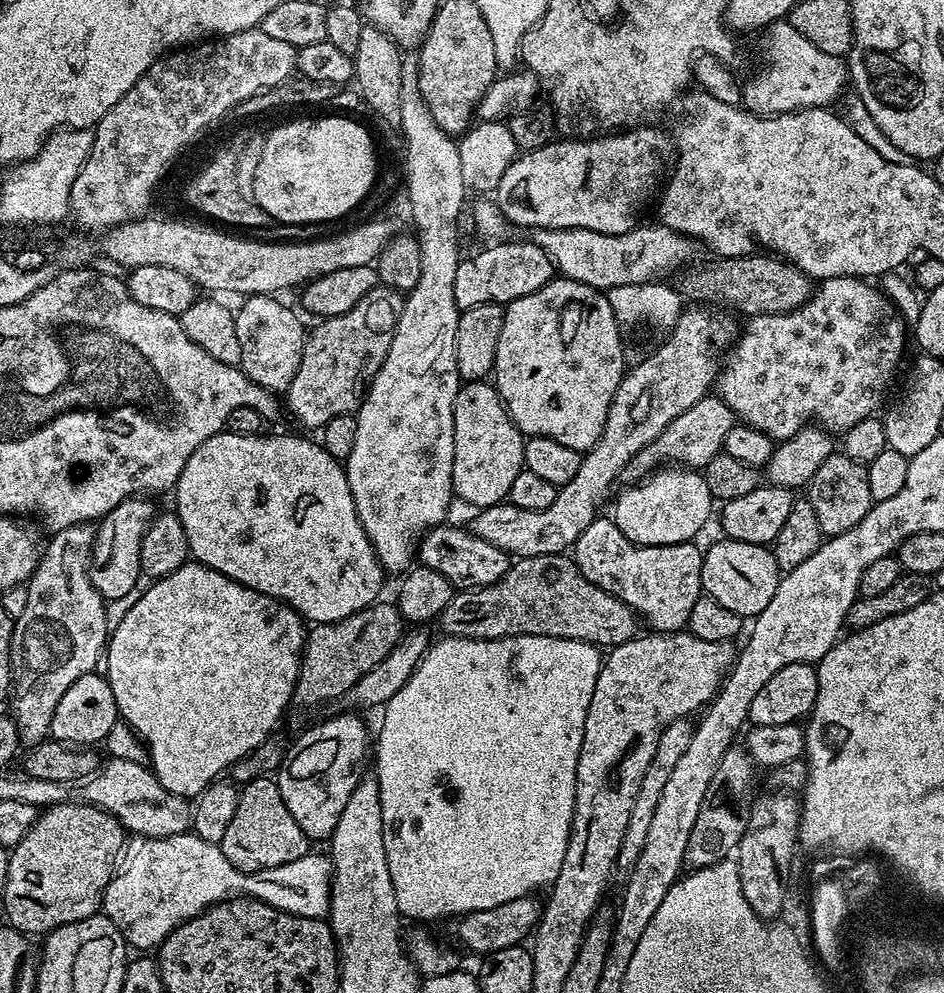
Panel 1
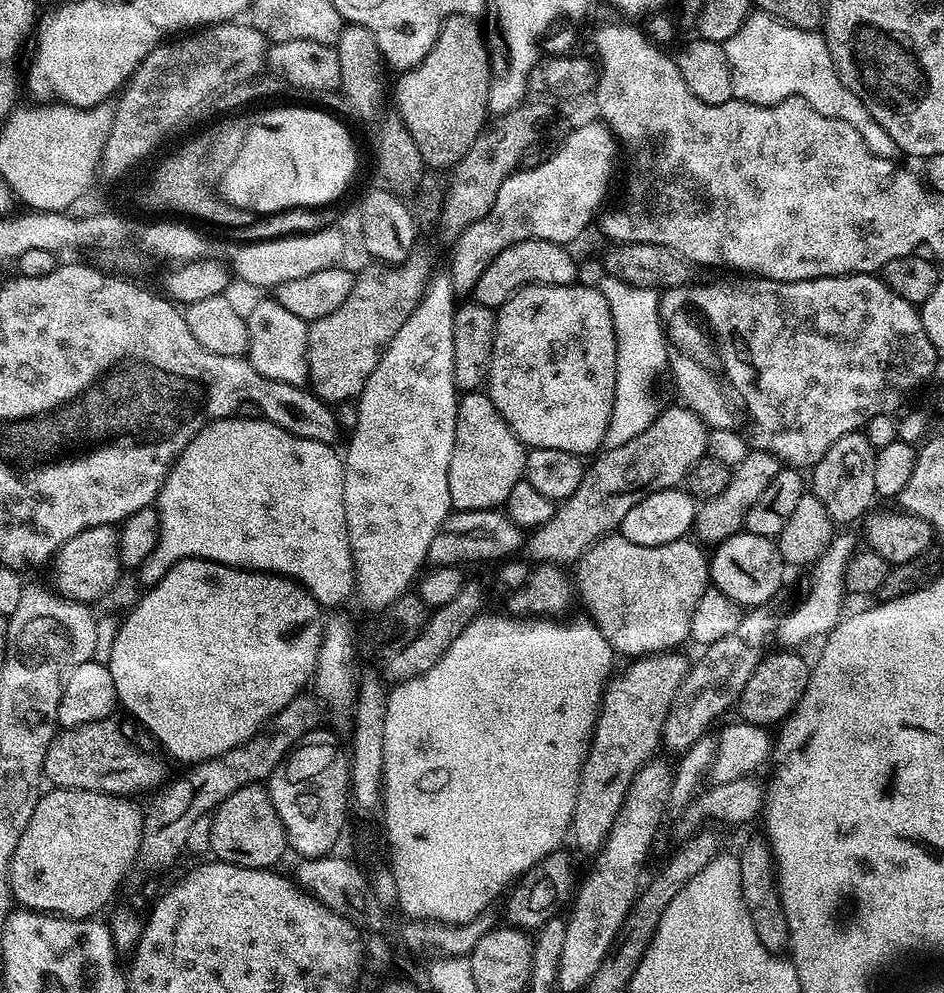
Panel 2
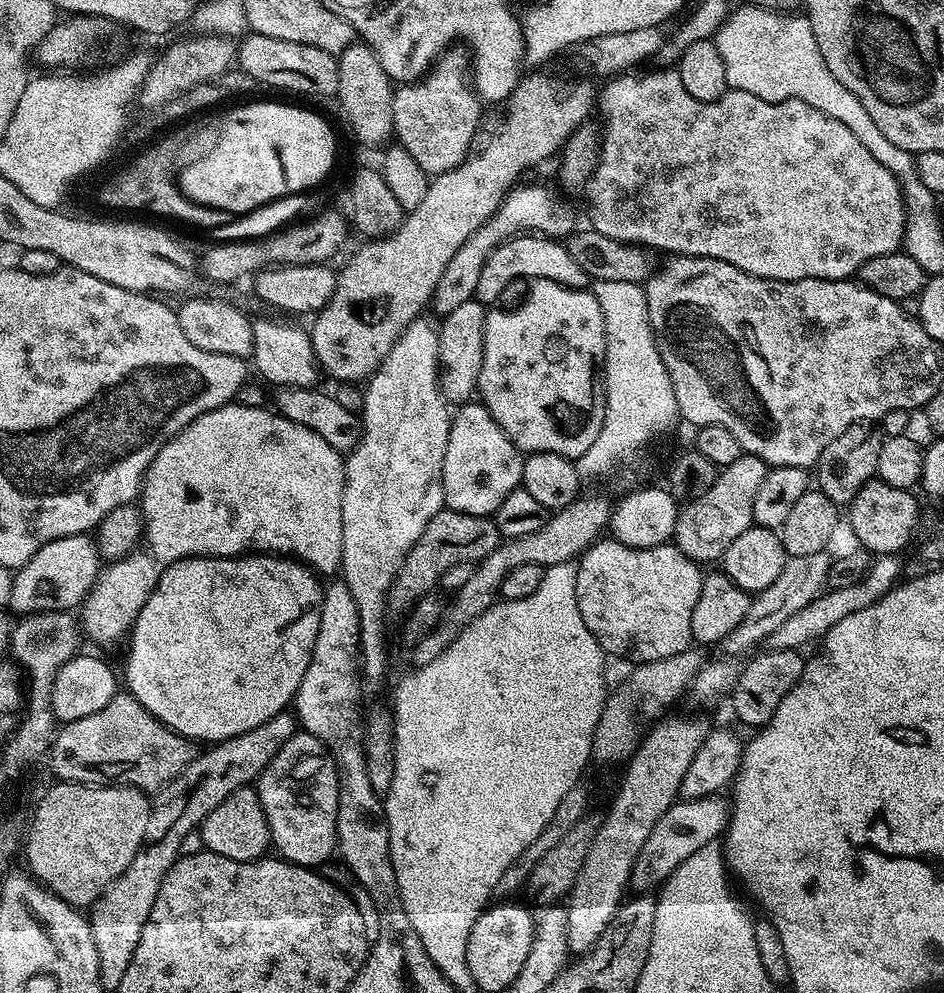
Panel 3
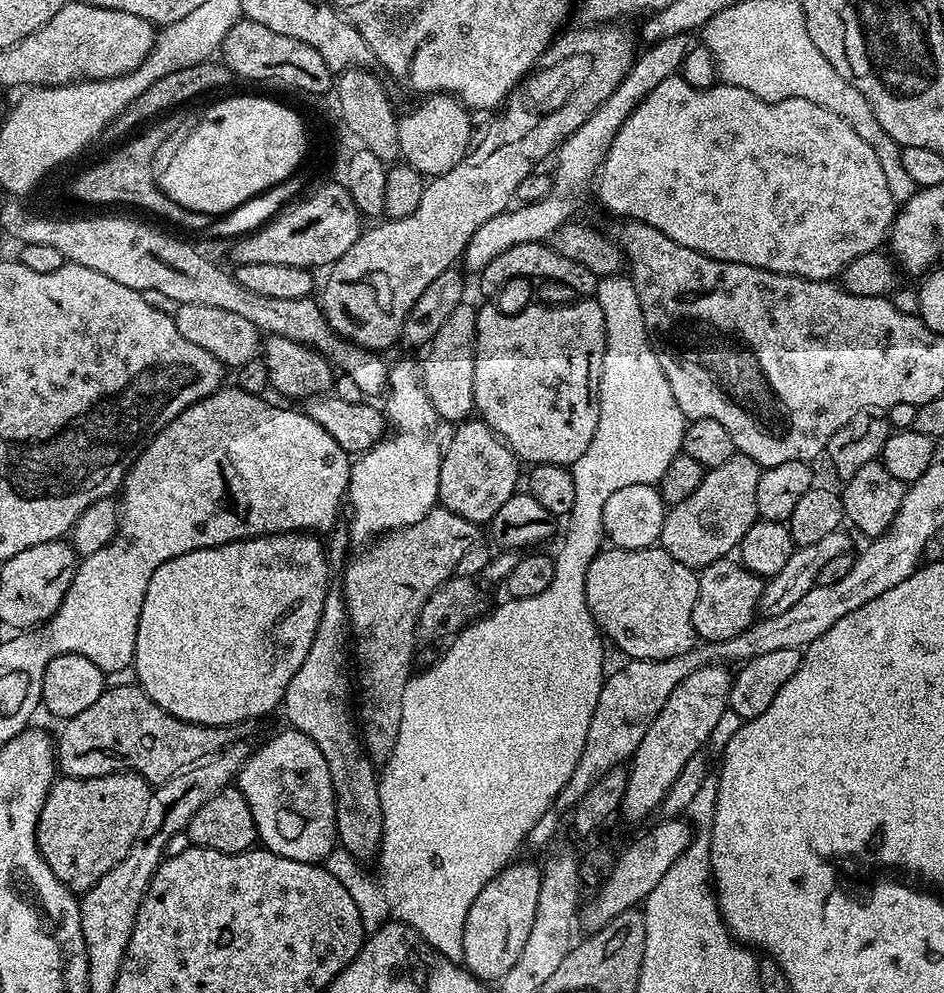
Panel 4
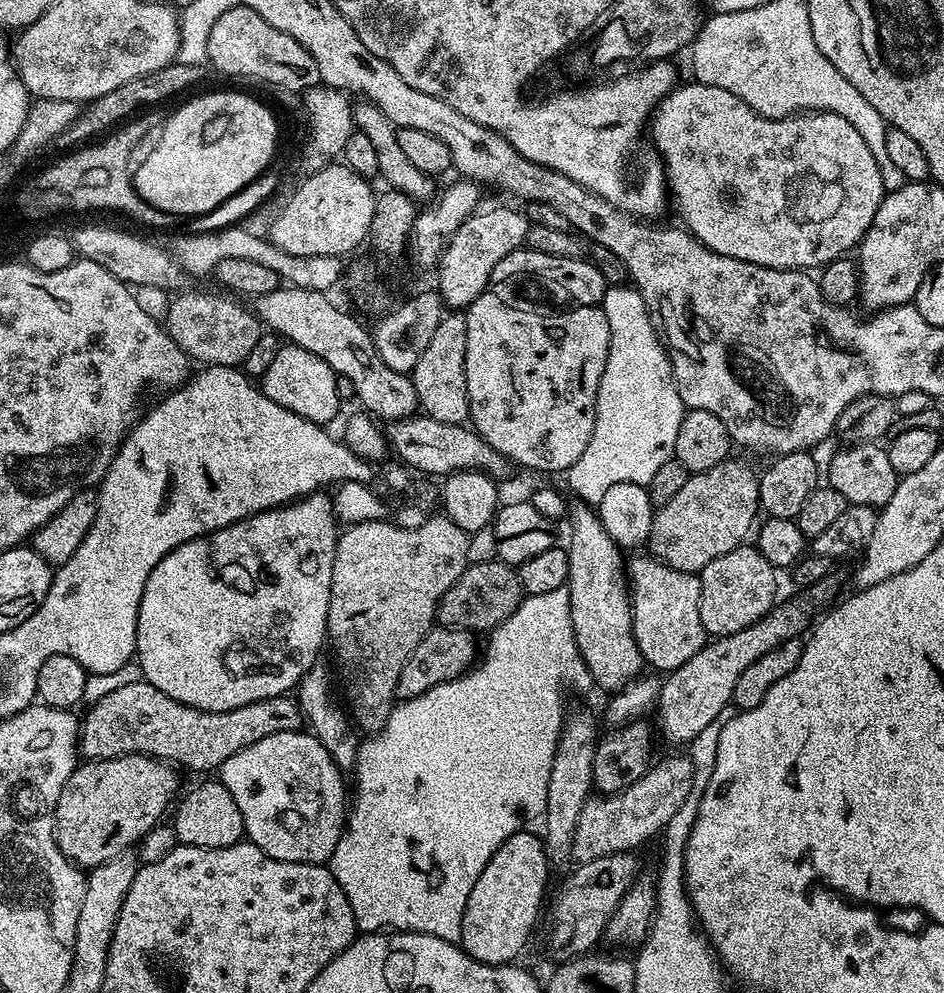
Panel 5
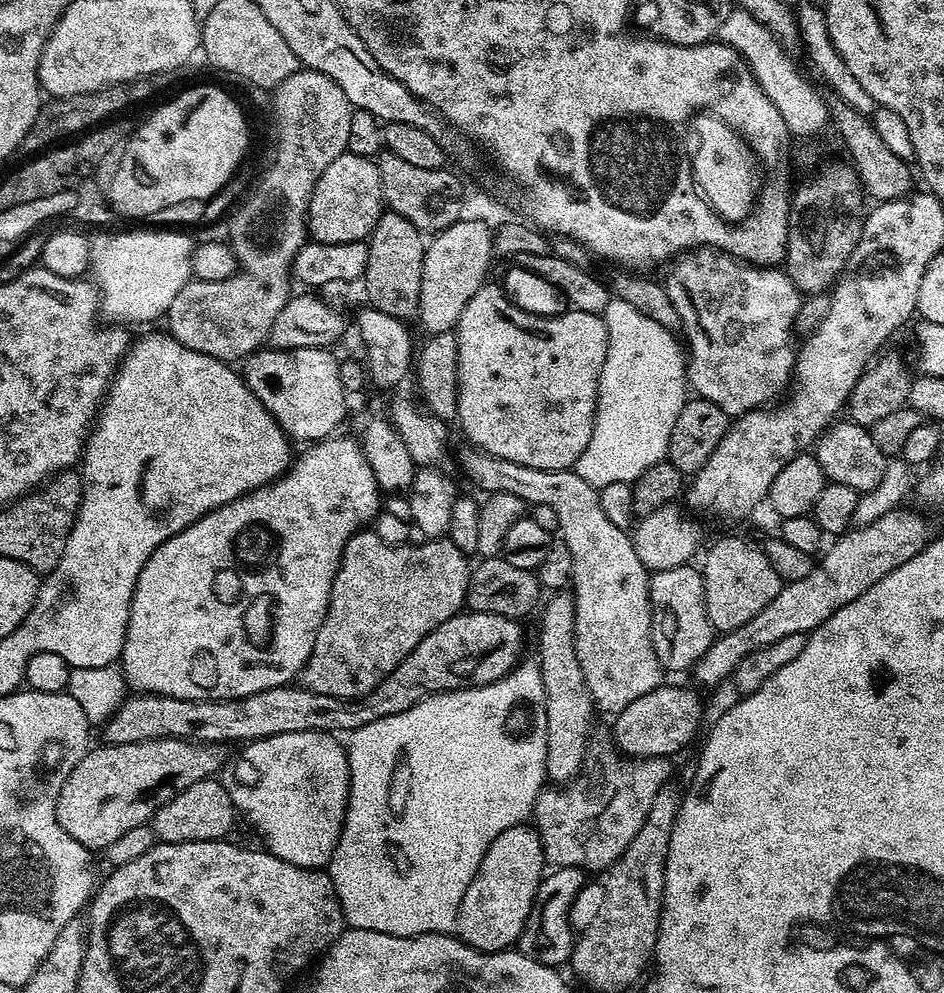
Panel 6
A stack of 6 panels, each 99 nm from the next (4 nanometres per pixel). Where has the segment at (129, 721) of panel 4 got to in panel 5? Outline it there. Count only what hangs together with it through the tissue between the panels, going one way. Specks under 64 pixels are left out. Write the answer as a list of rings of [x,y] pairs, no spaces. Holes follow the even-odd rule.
[[[147,680],[130,682],[130,686],[118,686],[106,698],[95,701],[92,708],[80,720],[80,739],[78,752],[85,761],[109,760],[119,756],[152,756],[155,760],[163,760],[181,769],[189,768],[192,772],[215,773],[226,762],[226,758],[238,754],[238,750],[246,750],[246,746],[254,746],[254,742],[262,742],[262,738],[270,738],[270,734],[283,732],[299,732],[305,723],[300,705],[291,695],[285,694],[274,698],[262,698],[258,702],[250,702],[250,706],[238,706],[238,710],[198,710],[194,706],[186,706],[170,694],[162,694]]]

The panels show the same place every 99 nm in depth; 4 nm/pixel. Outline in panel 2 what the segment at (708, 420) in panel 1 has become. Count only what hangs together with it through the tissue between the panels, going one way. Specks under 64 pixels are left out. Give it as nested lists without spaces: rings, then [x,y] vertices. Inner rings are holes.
[[[677,406],[677,408],[668,408],[665,412],[661,411],[656,419],[650,422],[650,426],[642,430],[642,434],[630,438],[630,442],[617,444],[601,451],[591,461],[593,464],[589,463],[585,467],[582,486],[578,486],[578,490],[574,490],[574,494],[570,494],[570,498],[557,507],[550,522],[546,522],[531,533],[526,542],[526,552],[528,548],[529,554],[536,562],[568,566],[568,563],[571,565],[579,561],[591,544],[595,544],[603,536],[615,533],[620,527],[622,518],[626,518],[628,511],[638,502],[642,502],[642,498],[646,498],[652,492],[661,492],[667,488],[683,485],[691,474],[692,467],[708,451],[709,431],[704,419],[694,410]]]

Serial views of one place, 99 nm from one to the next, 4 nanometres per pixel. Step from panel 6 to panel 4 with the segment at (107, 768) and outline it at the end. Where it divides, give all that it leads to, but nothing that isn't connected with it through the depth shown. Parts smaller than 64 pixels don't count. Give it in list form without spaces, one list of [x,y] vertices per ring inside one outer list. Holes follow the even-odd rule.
[[[115,772],[85,780],[73,776],[53,780],[36,823],[36,841],[46,866],[54,872],[54,878],[62,881],[73,894],[83,894],[94,887],[102,874],[126,858],[138,830],[142,830],[142,818],[146,818],[146,806],[150,806],[151,797],[152,788],[137,772]]]

